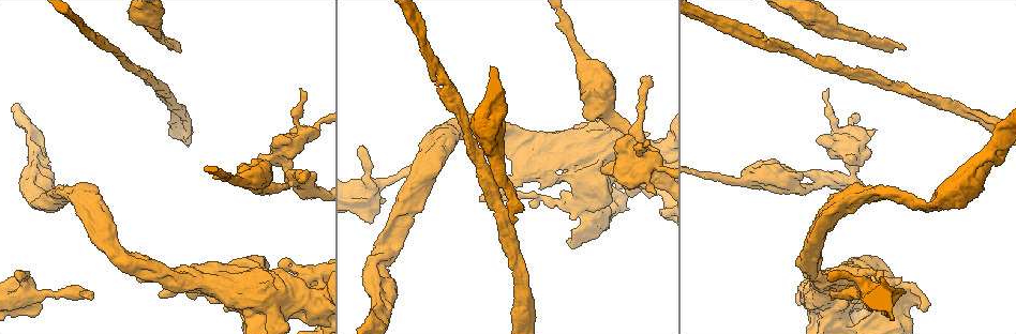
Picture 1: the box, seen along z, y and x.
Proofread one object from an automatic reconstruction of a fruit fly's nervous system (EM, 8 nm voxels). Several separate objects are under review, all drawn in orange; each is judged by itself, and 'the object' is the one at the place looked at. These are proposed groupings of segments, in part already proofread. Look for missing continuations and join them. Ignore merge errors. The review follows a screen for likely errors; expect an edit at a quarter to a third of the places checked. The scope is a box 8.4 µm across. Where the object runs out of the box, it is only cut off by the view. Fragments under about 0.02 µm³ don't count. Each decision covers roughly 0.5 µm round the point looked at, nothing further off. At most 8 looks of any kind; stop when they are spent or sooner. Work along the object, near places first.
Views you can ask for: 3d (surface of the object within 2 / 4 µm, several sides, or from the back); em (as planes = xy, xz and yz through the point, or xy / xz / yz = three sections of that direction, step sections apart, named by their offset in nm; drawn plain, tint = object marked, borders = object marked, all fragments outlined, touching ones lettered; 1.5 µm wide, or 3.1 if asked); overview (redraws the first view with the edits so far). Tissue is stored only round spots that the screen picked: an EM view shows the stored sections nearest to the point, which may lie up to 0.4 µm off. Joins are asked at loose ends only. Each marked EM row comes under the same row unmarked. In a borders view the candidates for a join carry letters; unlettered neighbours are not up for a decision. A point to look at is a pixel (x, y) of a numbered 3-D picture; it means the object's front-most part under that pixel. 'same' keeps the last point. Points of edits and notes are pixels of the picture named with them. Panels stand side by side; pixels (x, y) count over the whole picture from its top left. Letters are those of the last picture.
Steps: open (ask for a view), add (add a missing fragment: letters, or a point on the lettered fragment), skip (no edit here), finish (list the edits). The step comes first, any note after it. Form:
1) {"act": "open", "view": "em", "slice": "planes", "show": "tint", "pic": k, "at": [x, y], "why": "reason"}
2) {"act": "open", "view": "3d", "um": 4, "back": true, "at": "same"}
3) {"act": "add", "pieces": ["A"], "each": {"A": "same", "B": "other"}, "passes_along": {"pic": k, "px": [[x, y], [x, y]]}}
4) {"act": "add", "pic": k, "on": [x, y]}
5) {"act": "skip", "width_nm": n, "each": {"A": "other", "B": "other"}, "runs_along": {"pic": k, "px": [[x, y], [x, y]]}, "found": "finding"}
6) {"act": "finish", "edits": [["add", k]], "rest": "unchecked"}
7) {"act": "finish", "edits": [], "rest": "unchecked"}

{"act": "open", "view": "em", "slice": "xz", "step": 8, "show": "borders", "pic": 1, "at": [307, 170], "why": "an open end"}

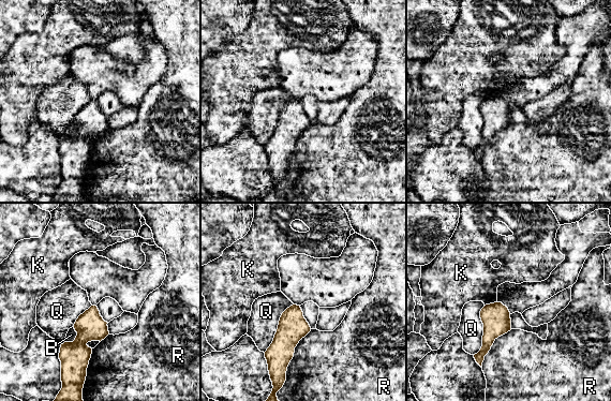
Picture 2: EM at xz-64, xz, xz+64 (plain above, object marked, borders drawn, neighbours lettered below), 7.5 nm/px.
{"act": "open", "view": "em", "slice": "planes", "show": "borders", "at": "same", "why": "cut it another way"}

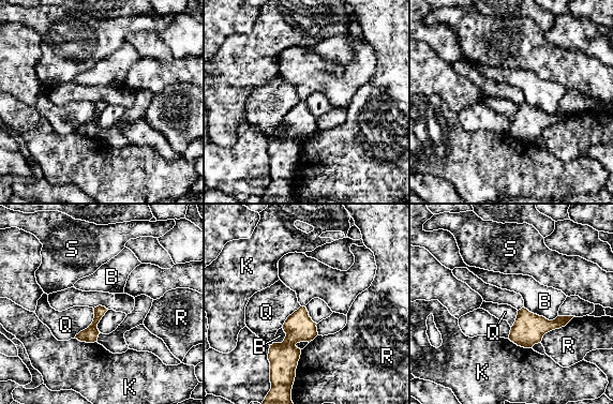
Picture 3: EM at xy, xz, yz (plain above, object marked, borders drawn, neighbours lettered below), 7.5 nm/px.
{"act": "skip", "each": {"B": "other", "K": "other", "Q": "other", "R": "other", "S": "other"}, "border": {"pic": 3, "px": [[94, 309], [93, 320], [74, 337]]}, "found": "none of them fits"}

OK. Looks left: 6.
{"act": "open", "view": "em", "slice": "planes", "show": "tint", "pic": 1, "at": [827, 89], "why": "tapers out"}

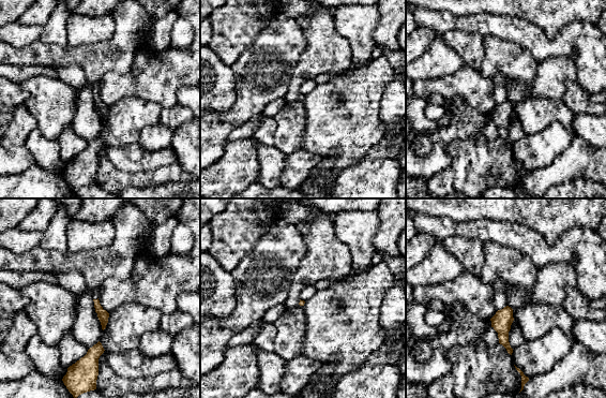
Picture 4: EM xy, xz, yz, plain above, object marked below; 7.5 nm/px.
{"act": "open", "view": "em", "slice": "planes", "show": "borders", "at": "same"}

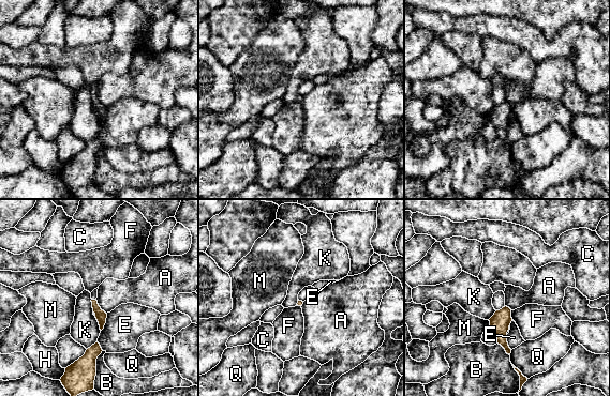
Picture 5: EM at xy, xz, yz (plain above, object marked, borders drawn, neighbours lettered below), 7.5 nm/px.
{"act": "skip", "each": {"A": "other", "B": "other", "C": "other", "E": "other", "F": "other", "H": "other", "K": "other", "M": "other", "Q": "other"}, "border": {"pic": 5, "px": [[95, 299], [99, 306], [106, 314]]}, "found": "no lettered fragment goes on from it"}

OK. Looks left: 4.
{"act": "open", "view": "3d", "um": 4, "pic": 1, "at": [906, 49], "why": "tapers out"}

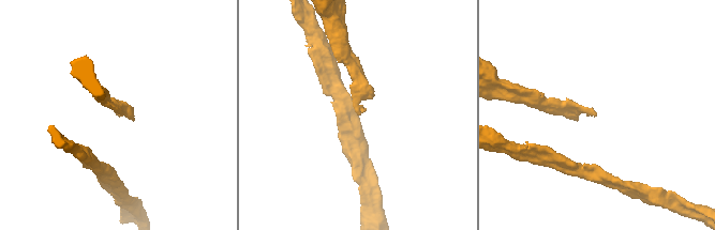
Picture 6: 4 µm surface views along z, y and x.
{"act": "open", "view": "em", "slice": "planes", "show": "borders", "pic": 6, "at": [360, 114], "why": "need the tissue"}

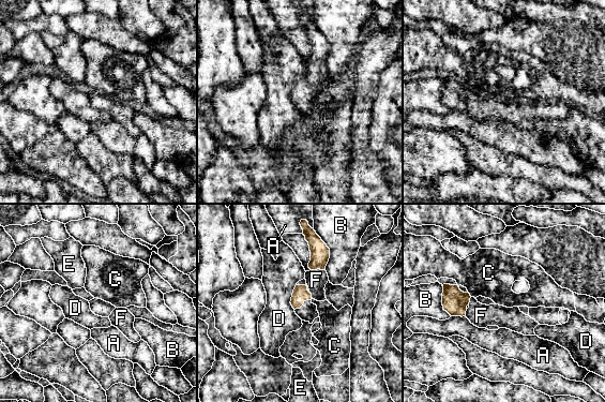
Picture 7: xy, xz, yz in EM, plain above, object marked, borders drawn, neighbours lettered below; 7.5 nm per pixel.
{"act": "add", "pieces": ["F"], "width_nm": 120, "each": {"A": "other", "B": "other", "C": "other", "D": "other", "E": "other", "F": "same"}, "found": "it goes on there"}

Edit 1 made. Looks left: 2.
{"act": "finish", "edits": [["add", 7]], "rest": "unchecked"}

